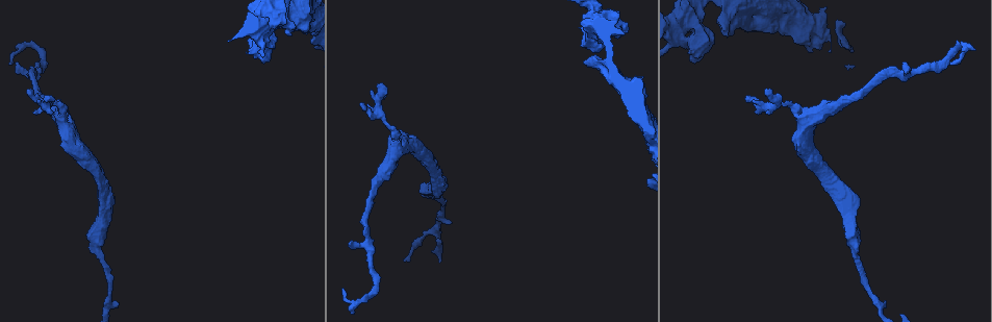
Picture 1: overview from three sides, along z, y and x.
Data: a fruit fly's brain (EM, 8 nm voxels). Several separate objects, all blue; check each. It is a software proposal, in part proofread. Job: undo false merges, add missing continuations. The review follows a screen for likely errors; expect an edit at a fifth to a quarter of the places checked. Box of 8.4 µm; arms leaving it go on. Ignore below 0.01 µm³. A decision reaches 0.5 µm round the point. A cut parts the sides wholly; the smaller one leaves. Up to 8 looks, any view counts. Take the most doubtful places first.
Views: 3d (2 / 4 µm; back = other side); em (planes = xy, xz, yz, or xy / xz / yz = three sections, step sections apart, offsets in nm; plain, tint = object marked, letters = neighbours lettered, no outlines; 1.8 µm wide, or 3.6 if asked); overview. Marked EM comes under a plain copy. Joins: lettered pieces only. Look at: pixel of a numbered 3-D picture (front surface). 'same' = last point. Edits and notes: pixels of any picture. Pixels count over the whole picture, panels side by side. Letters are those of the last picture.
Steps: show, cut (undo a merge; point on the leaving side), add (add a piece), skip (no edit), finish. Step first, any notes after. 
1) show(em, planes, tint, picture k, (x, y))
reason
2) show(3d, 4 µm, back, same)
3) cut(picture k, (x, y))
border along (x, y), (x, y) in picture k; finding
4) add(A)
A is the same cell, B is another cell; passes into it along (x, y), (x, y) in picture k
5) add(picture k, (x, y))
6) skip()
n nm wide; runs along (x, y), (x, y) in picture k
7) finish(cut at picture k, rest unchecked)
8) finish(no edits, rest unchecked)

show(3d, 4 µm, picture 1, (964, 46))
sharp bend

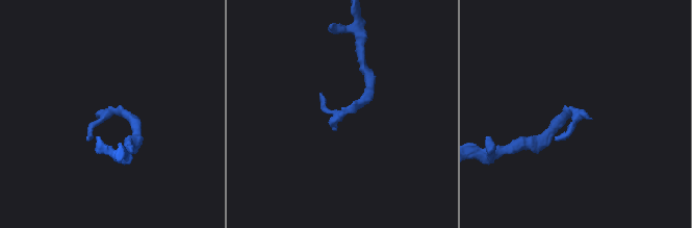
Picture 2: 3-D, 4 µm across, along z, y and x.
show(em, 3.6 µm, planes, letters, picture 2, (571, 112))

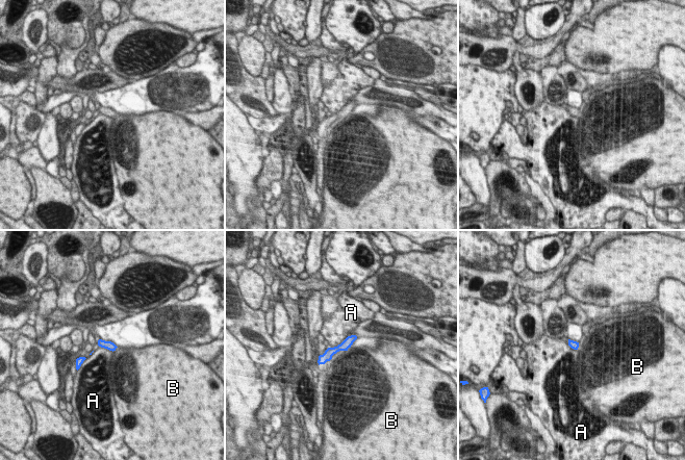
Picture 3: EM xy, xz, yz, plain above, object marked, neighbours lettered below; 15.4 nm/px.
skip()
A touches over 380 nm; A and B are other cells; runs along (353, 337), (321, 361) in picture 3; all the same neuron

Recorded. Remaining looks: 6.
show(3d, 4 µm, picture 1, (745, 27))
branch stops here

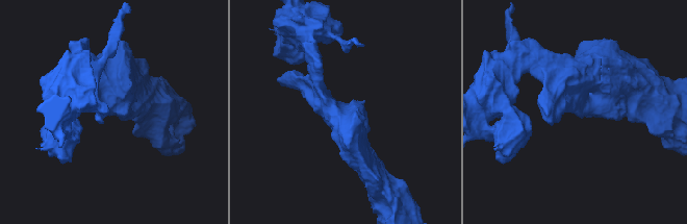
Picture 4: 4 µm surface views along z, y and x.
show(em, planes, tint, picture 4, (578, 113))
need the tissue

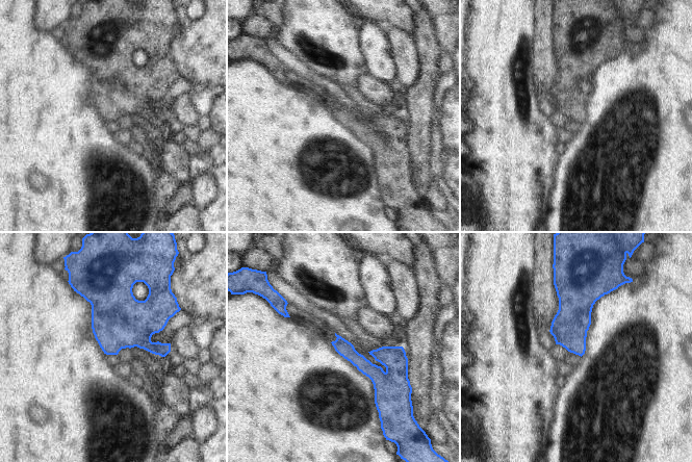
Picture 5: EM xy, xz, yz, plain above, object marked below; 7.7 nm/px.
show(em, planes, letters, same)

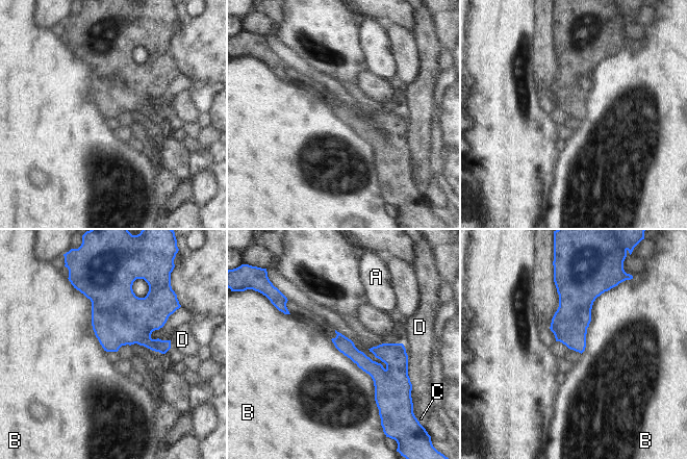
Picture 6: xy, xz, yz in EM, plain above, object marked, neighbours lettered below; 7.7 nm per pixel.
skip()
A, B, C and D are other cells; border along (330, 339), (371, 377), (379, 409) in picture 6; none of them fits

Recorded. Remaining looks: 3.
show(em, planes, letters, picture 1, (689, 53))
stops while still wide

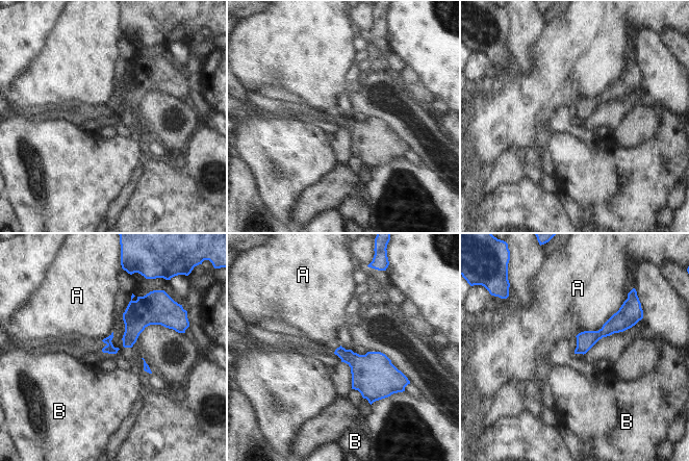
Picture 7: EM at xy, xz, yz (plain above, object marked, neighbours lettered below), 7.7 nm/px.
skip()
A and B are other cells; border along (627, 298), (597, 330), (576, 336) in picture 7; no lettered piece goes on from it

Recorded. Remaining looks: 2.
finish(no edits, rest unchecked)

